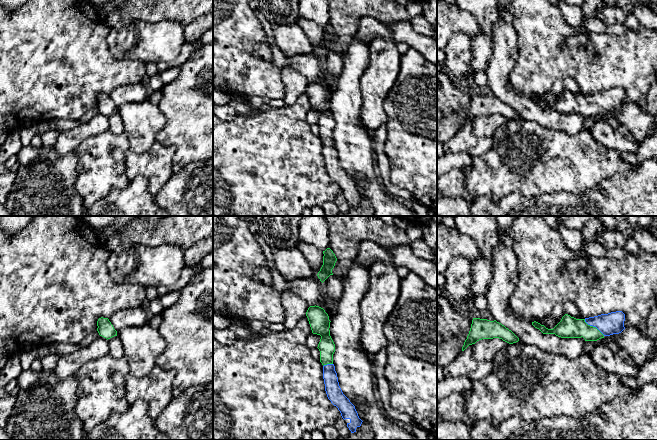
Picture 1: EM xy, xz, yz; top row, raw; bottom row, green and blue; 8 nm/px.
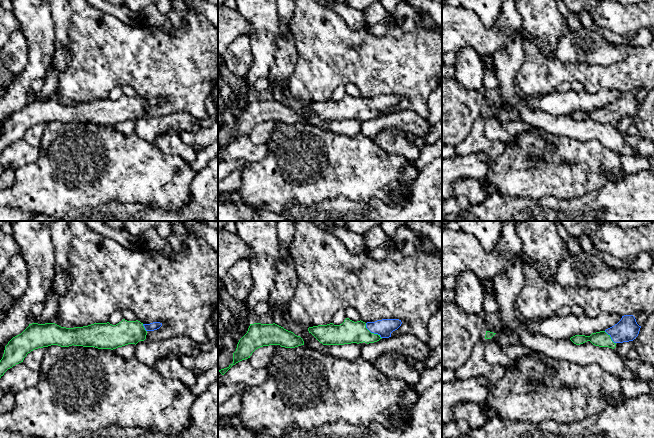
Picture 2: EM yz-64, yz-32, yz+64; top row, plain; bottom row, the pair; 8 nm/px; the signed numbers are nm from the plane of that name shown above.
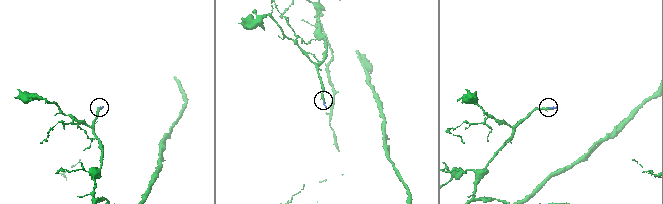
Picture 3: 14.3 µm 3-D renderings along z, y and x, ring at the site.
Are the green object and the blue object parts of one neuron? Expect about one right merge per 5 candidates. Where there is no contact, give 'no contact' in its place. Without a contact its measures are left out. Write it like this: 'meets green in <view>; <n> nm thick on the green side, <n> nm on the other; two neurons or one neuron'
meets green in yz; 180 nm thick on the green side, 180 nm on the other; one neuron

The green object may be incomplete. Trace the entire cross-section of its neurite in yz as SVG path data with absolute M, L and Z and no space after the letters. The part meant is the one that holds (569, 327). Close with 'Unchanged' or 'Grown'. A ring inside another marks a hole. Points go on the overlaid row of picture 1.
M622 311L611 312L608 314L601 314L594 317L589 317L585 319L576 319L568 314L565 314L561 321L553 328L548 329L544 325L534 321L532 325L539 329L543 334L555 334L561 338L581 338L583 337L585 341L597 341L605 336L610 336L613 334L621 333L624 327L625 314Z. Grown

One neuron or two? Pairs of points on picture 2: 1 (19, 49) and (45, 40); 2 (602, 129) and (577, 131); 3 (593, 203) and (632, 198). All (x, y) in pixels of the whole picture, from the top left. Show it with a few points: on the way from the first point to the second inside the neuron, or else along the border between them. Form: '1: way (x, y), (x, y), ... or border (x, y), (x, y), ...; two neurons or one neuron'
1: border (21, 31), (28, 48), (28, 63), (25, 69); two neurons
2: way (596, 130), (583, 130); one neuron
3: way (603, 203), (622, 203); one neuron

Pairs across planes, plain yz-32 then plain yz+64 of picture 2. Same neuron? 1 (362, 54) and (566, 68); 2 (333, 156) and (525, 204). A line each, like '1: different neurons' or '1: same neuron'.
1: same neuron
2: different neurons

